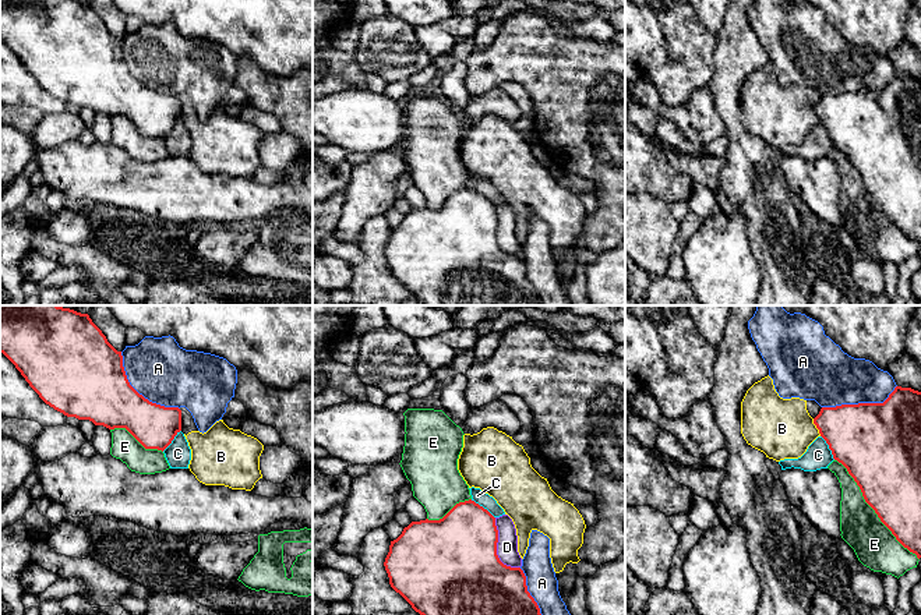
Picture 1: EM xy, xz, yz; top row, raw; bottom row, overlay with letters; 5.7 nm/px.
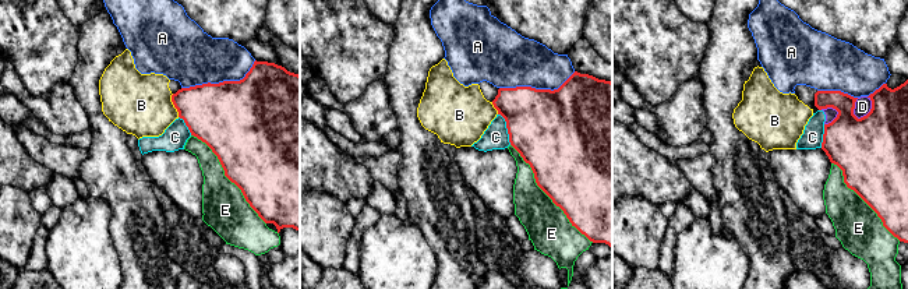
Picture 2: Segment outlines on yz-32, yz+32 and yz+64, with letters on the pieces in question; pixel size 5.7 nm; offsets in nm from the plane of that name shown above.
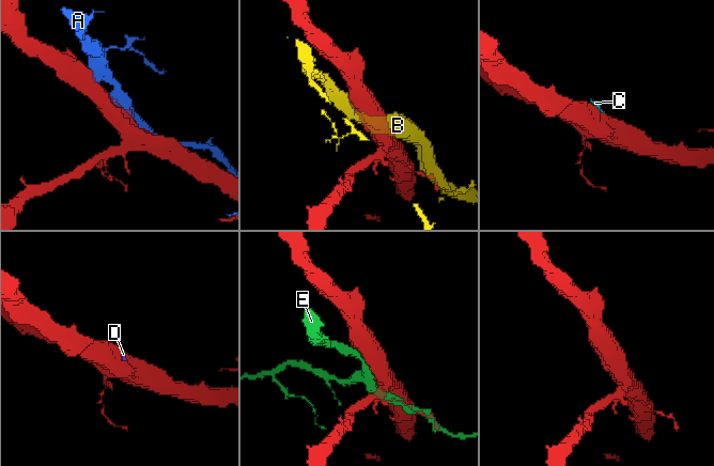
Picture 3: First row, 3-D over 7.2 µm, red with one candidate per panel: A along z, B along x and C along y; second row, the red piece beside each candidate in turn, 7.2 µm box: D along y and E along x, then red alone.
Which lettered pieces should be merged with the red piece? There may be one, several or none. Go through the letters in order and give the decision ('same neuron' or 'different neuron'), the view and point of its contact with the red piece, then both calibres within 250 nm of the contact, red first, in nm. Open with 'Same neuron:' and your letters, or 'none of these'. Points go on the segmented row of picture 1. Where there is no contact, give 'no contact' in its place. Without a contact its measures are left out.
Same neuron: none of these
A: different neuron | xy (137, 392) | 380/360 nm
B: different neuron | yz (817, 427) | 360/360 nm
C: different neuron | xz (482, 506) | 380/80 nm
D: different neuron | xz (496, 548) | 500/130 nm
E: different neuron | yz (874, 509) | 380/240 nm

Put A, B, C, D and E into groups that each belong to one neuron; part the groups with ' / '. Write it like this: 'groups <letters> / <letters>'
groups A / B / C D / E

